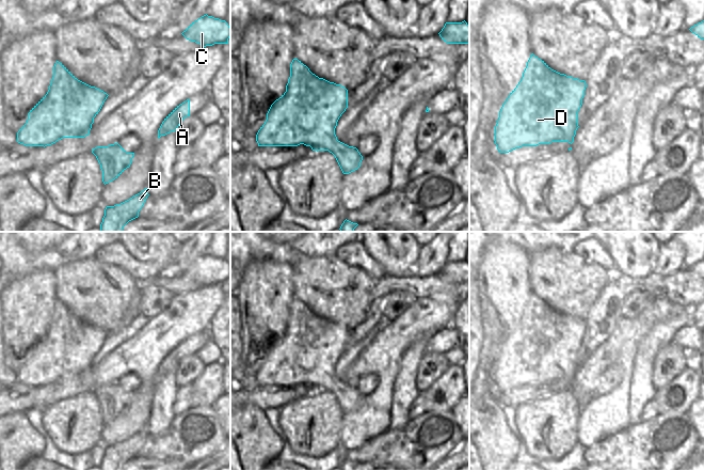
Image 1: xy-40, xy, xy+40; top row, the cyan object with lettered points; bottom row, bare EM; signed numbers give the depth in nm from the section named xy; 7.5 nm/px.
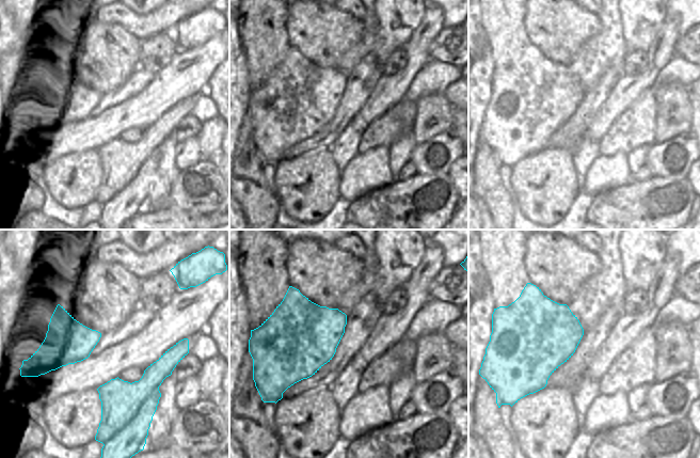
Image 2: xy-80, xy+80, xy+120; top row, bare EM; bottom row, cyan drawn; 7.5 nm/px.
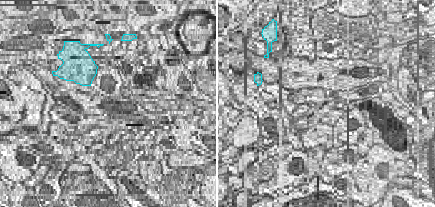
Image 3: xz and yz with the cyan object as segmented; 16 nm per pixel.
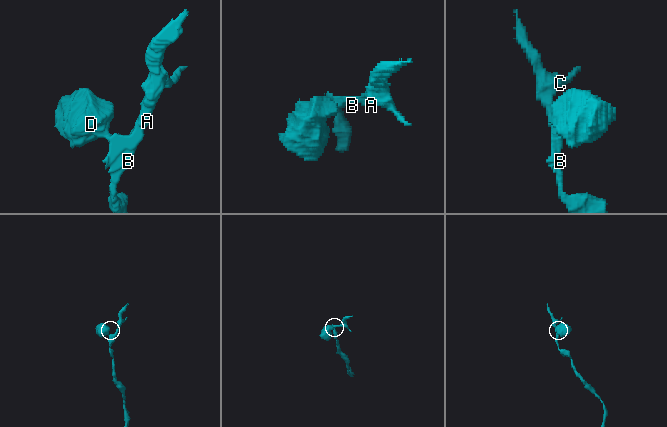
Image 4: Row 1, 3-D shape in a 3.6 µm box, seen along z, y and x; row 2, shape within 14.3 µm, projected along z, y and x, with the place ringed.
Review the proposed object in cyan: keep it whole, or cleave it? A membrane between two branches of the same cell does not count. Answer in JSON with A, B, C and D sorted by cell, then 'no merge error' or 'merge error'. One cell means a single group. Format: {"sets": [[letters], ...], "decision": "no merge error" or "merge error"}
{"sets": [["A", "B", "C"], ["D"]], "decision": "merge error"}

